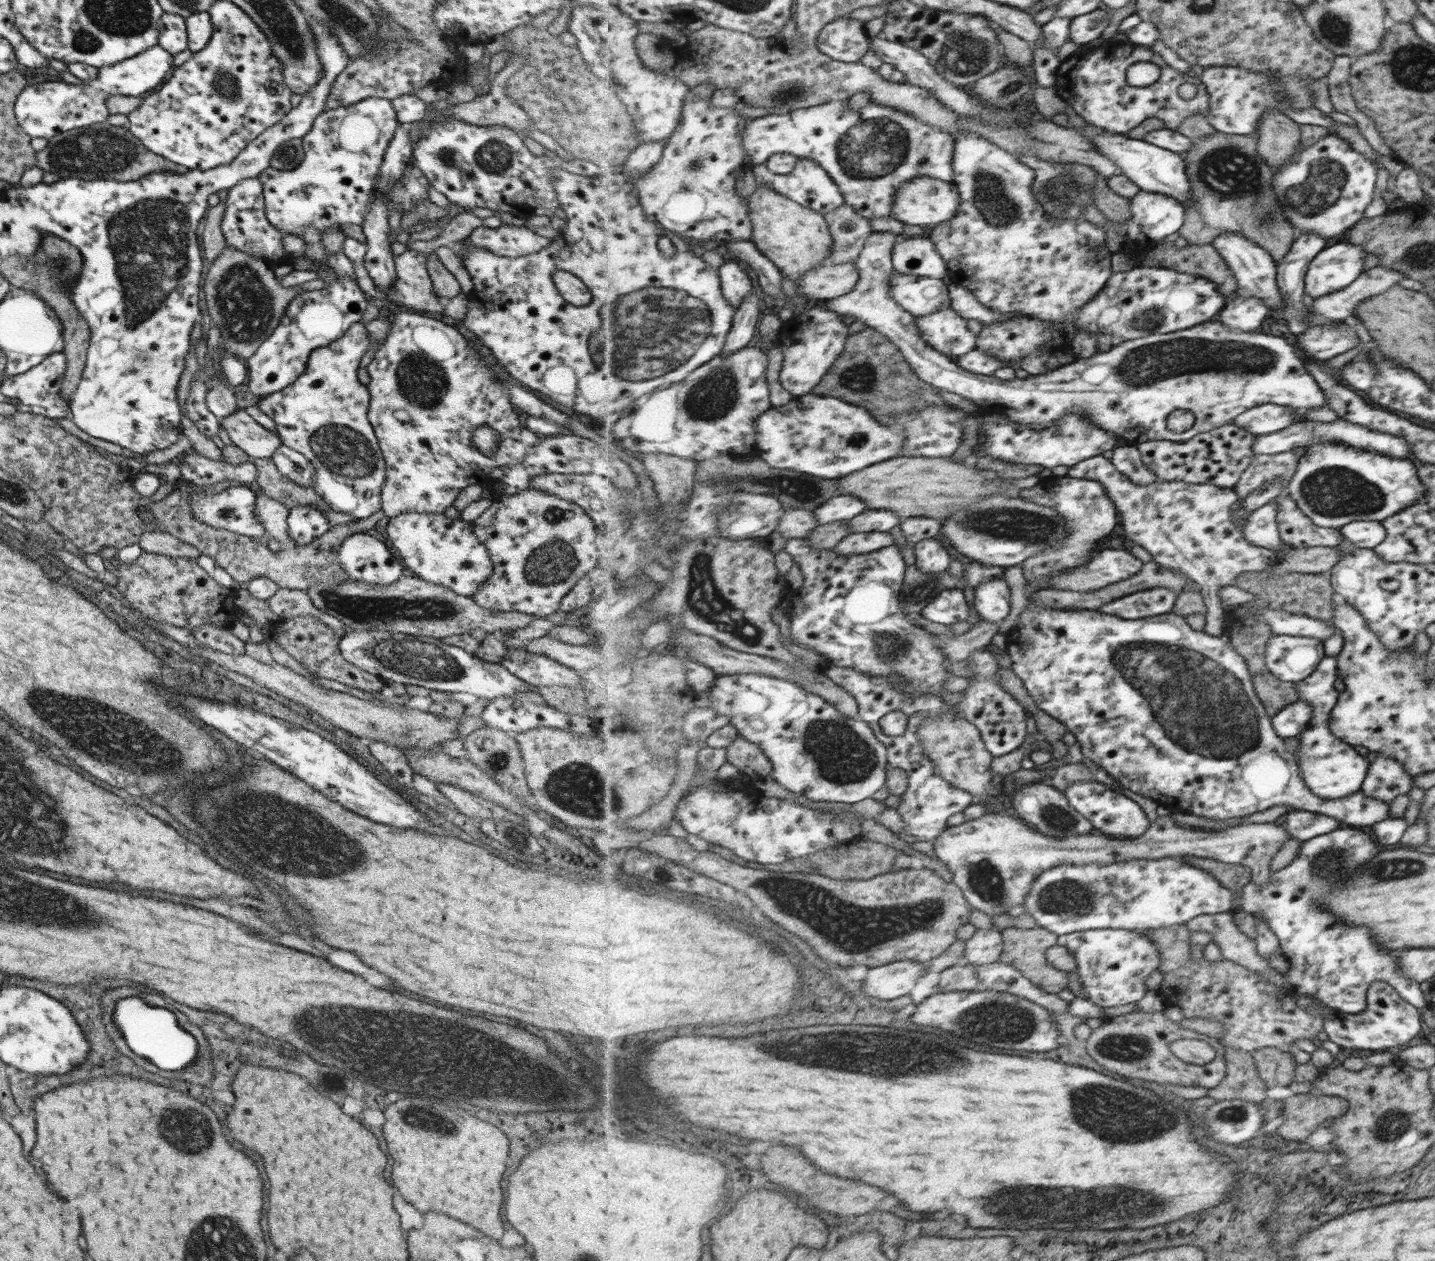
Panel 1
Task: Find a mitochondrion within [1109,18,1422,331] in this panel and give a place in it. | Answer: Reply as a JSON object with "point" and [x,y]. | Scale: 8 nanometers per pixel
{"point":[1229,171]}

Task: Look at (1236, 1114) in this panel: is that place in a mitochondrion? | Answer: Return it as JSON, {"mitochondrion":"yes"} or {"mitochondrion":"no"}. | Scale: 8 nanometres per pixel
{"mitochondrion":"no"}

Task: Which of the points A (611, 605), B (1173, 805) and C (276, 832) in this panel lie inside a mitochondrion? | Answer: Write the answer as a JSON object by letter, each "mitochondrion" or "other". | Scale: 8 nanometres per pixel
{"A":"other","B":"other","C":"mitochondrion"}

